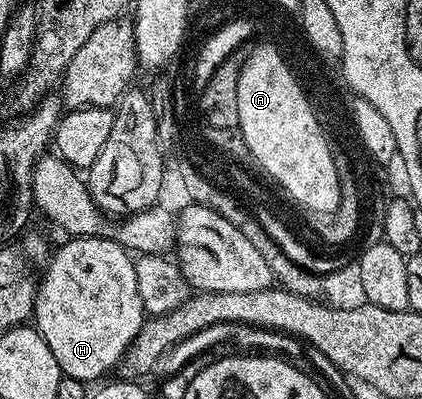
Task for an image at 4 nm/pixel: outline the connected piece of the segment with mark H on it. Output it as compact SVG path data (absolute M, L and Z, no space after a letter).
M72 237L53 255L42 277L35 286L34 328L50 347L61 374L91 383L106 369L113 370L146 320L129 250L108 237Z

